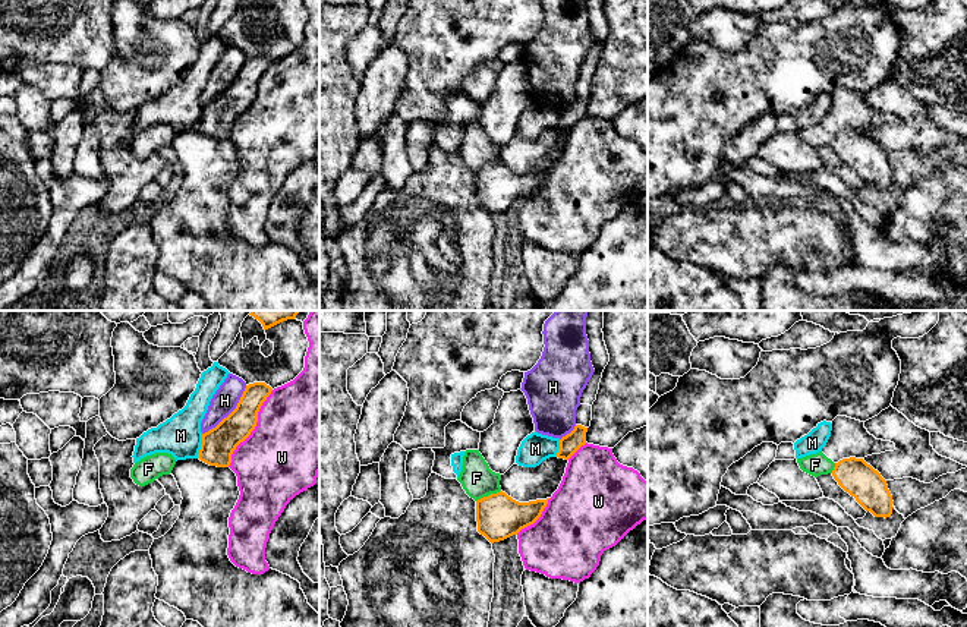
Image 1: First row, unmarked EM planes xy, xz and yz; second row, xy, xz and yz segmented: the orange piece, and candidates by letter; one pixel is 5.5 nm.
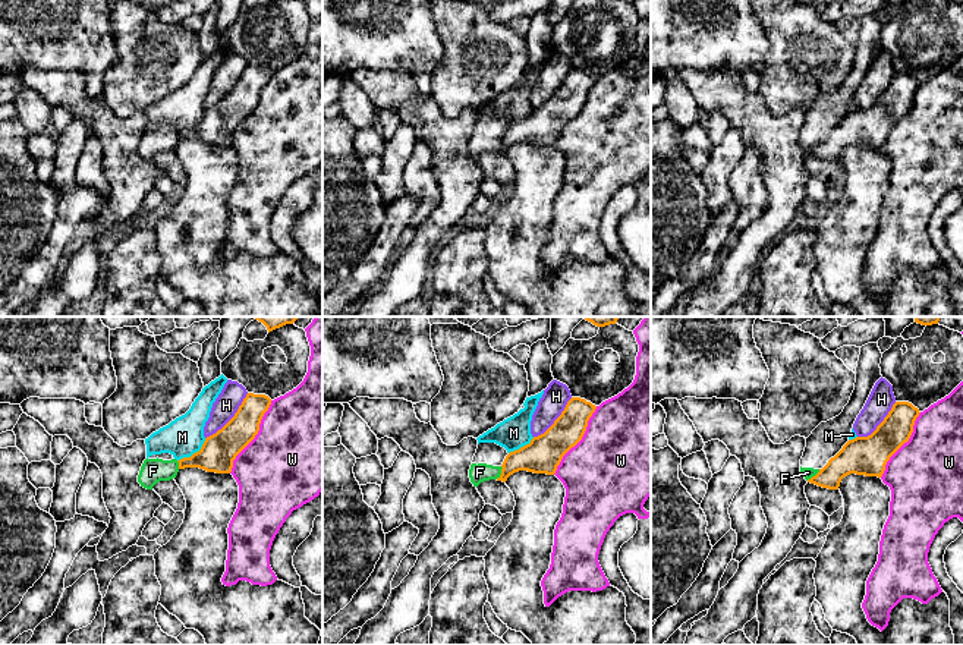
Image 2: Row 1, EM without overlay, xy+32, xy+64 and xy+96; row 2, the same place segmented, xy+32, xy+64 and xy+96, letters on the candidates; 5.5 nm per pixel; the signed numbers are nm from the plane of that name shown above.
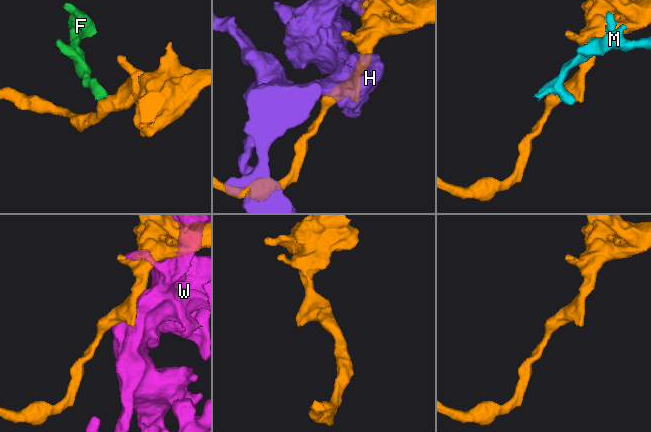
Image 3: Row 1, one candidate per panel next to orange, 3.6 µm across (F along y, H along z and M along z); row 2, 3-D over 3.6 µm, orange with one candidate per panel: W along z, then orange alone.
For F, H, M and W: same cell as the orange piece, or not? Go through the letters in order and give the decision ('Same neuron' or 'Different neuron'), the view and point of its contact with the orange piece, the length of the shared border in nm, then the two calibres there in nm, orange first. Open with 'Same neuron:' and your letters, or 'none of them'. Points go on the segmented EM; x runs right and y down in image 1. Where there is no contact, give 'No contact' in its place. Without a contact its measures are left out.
Same neuron: none of them
F: Different neuron. Touches orange at xz (488, 495). Shared border 150 nm. Thickness 240 nm (orange) against 180 nm
H: Different neuron. Touches orange at xy (230, 413). Shared border 360 nm. Thickness 180 nm (orange) against 140 nm
M: Different neuron. Touches orange at xy (201, 446). Shared border 140 nm. Thickness 180 nm (orange) against 220 nm
W: Different neuron. Touches orange at xy (254, 428). Shared border 500 nm. Thickness 180 nm (orange) against 480 nm

